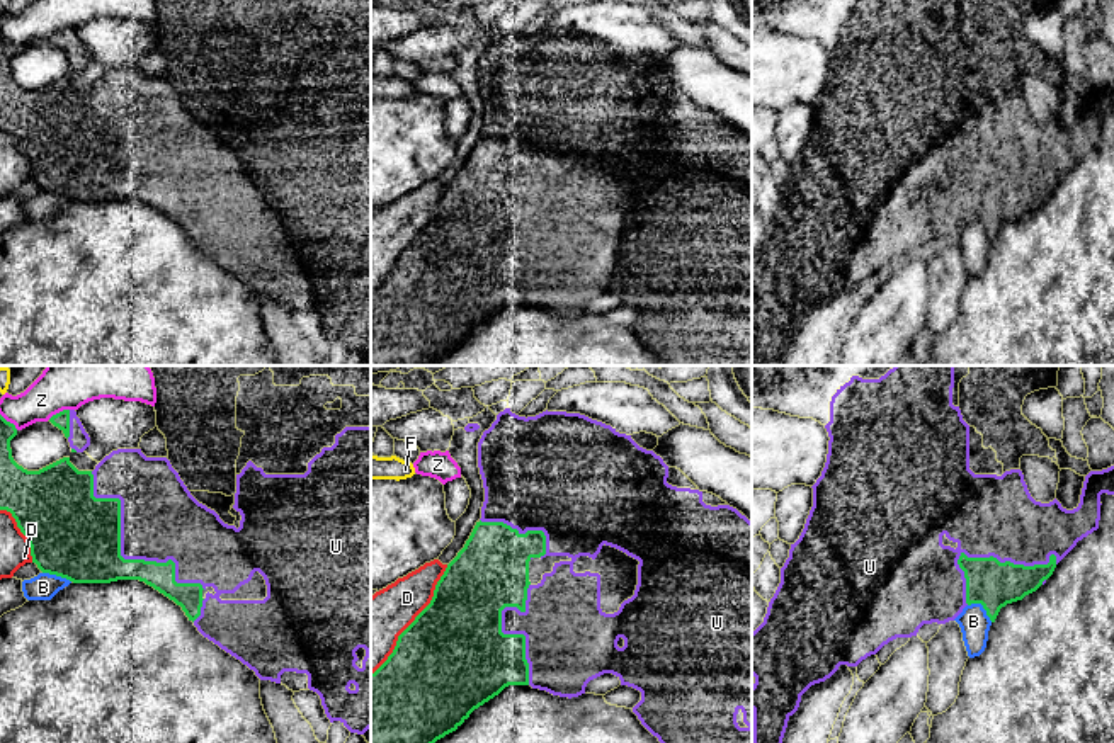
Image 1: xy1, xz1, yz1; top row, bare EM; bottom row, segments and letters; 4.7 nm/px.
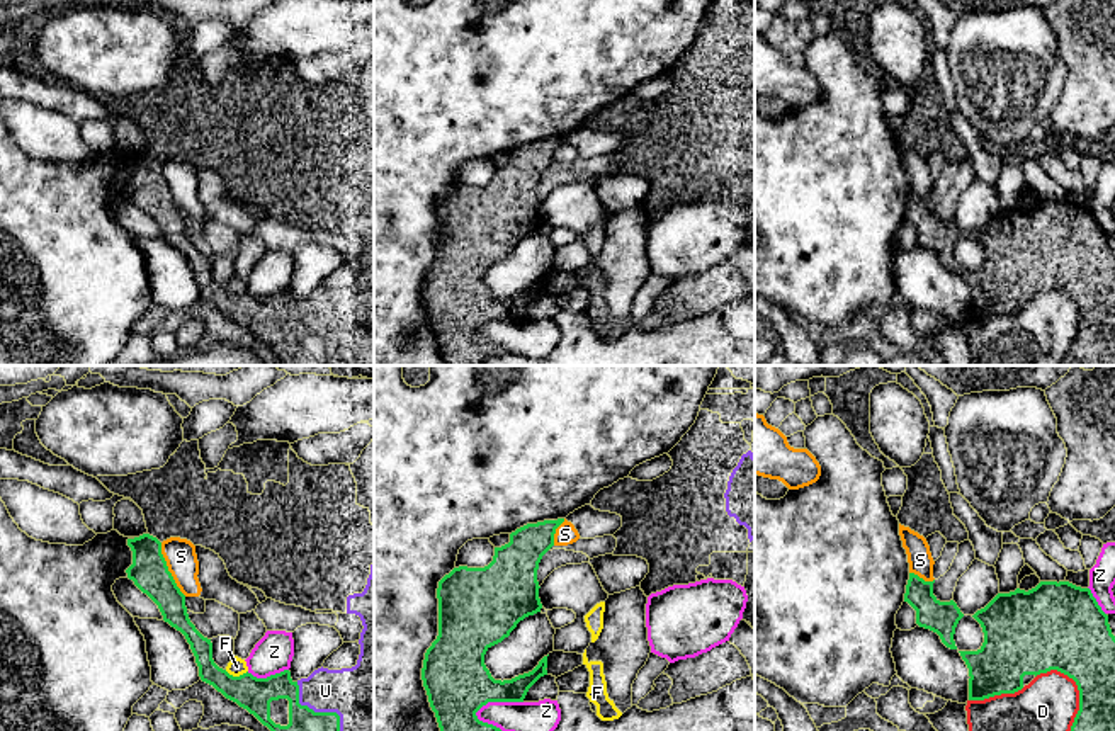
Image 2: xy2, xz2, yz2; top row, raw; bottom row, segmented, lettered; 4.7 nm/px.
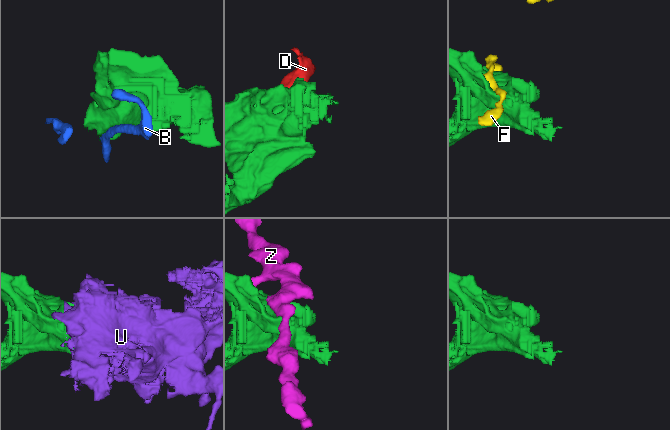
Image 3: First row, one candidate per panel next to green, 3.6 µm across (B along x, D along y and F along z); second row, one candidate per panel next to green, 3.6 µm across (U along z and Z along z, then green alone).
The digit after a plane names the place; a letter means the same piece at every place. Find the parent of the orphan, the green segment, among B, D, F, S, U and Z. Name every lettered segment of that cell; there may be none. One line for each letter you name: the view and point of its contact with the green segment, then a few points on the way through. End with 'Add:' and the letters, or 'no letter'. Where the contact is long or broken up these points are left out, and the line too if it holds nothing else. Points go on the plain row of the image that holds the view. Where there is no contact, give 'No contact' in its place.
U: Touches green at xy1 (119, 172)
Add: U

